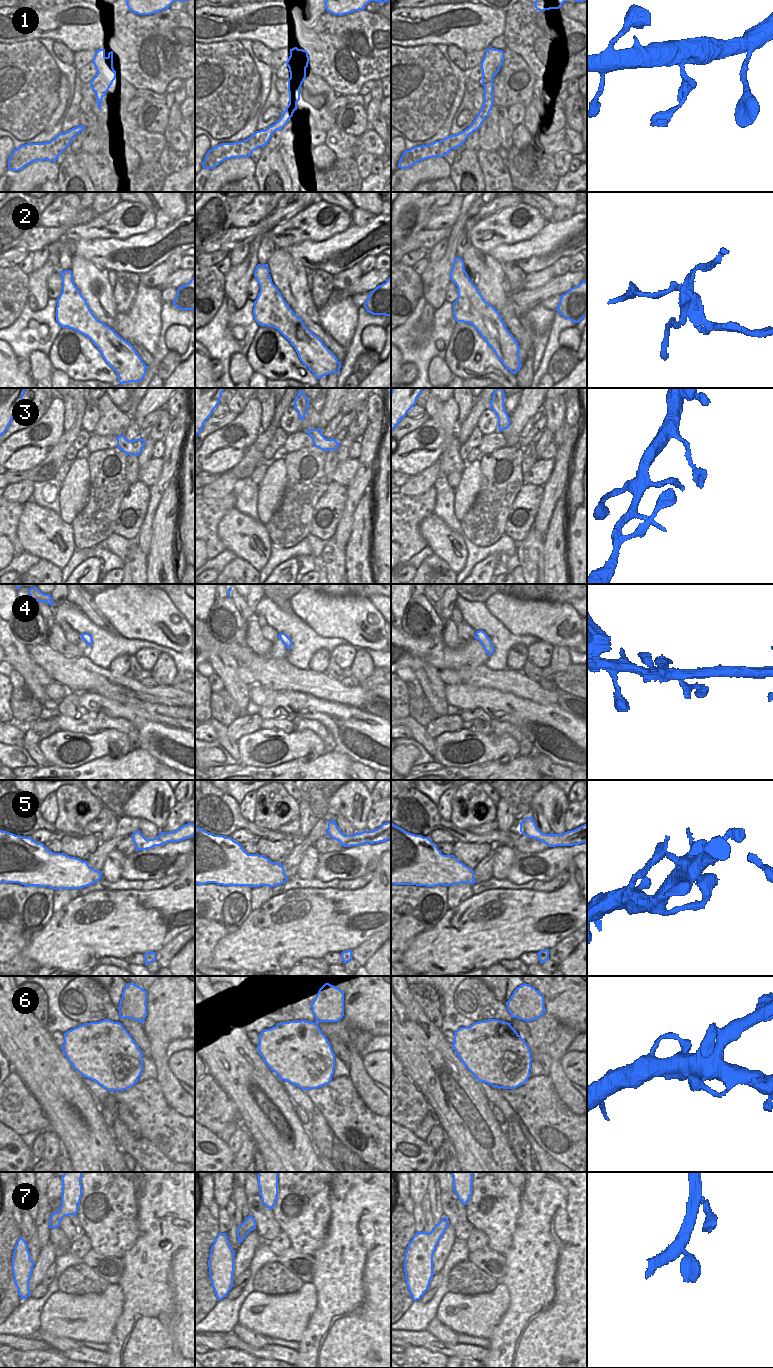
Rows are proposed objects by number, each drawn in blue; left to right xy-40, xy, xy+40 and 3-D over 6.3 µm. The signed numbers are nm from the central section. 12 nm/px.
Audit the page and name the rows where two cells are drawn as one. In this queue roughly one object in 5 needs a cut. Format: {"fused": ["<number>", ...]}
{"fused": ["2"]}

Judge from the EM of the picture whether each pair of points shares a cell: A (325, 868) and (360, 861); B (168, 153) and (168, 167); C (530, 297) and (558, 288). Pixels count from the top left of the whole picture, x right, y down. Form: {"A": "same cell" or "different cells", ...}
{"A": "same cell", "B": "same cell", "C": "same cell"}

